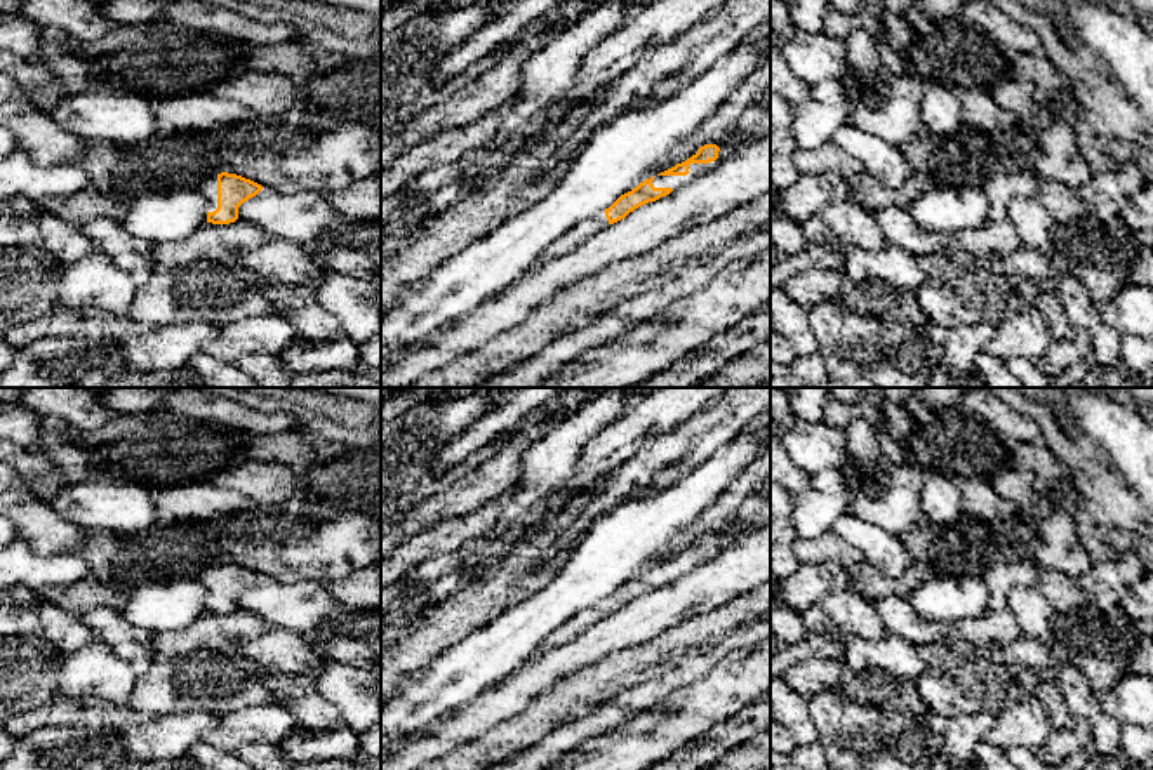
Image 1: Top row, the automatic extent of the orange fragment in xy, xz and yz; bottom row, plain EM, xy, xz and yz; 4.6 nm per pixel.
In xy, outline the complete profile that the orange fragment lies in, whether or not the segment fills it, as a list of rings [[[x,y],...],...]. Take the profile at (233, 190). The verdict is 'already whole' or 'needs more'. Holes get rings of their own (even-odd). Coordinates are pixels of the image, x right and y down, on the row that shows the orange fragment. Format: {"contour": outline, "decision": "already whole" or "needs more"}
{"contour": [[[212,174],[191,186],[207,198],[207,222],[230,224],[238,219],[238,207],[256,196],[263,186],[237,174]]], "decision": "needs more"}

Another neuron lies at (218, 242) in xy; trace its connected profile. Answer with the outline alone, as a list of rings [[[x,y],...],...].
[[[235,221],[230,224],[203,222],[190,236],[174,243],[157,243],[151,250],[153,268],[167,269],[200,259],[230,262],[242,252],[254,250],[275,240],[261,228]]]

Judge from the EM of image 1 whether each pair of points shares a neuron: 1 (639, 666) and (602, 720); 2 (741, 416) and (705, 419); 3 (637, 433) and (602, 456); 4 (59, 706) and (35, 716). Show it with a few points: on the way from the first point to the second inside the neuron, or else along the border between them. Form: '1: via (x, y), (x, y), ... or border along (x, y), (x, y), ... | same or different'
1: border along (614, 694), (578, 720) | different
2: via (733, 418), (713, 418) | same
3: via (628, 435), (611, 449) | same
4: via (54, 711), (40, 716) | same

